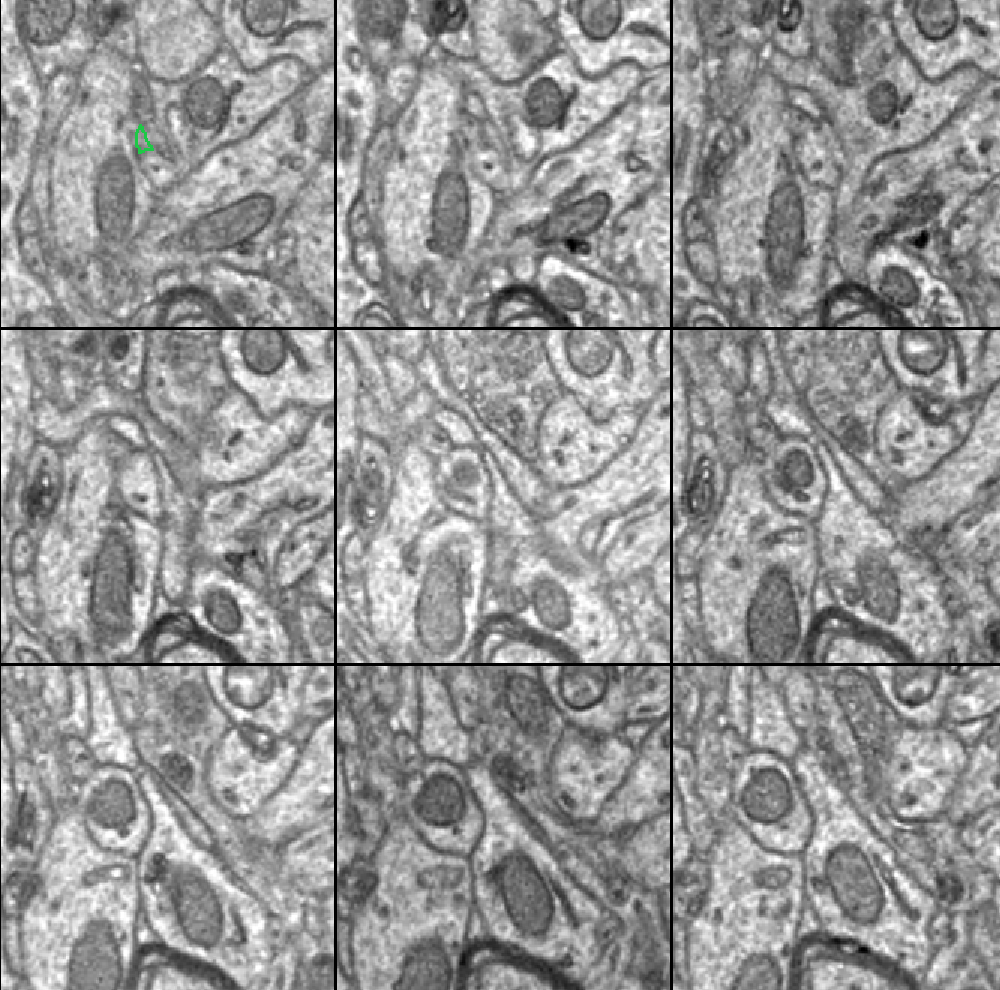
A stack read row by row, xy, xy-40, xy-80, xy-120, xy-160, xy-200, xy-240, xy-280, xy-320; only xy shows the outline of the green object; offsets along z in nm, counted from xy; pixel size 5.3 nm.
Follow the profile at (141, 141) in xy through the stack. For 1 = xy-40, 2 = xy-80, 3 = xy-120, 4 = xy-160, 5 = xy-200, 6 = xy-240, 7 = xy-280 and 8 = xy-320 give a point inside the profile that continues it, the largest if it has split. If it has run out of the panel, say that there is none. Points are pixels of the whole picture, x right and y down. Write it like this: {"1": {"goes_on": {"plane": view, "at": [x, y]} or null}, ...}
{"1": {"goes_on": {"plane": "xy-40", "at": [470, 131]}}, "2": {"goes_on": {"plane": "xy-80", "at": [795, 120]}}, "3": {"goes_on": {"plane": "xy-120", "at": [116, 449]}}, "4": {"goes_on": {"plane": "xy-160", "at": [428, 435]}}, "5": {"goes_on": {"plane": "xy-200", "at": [762, 435]}}, "6": {"goes_on": {"plane": "xy-240", "at": [78, 762]}}, "7": {"goes_on": {"plane": "xy-280", "at": [410, 759]}}, "8": {"goes_on": {"plane": "xy-320", "at": [733, 749]}}}

